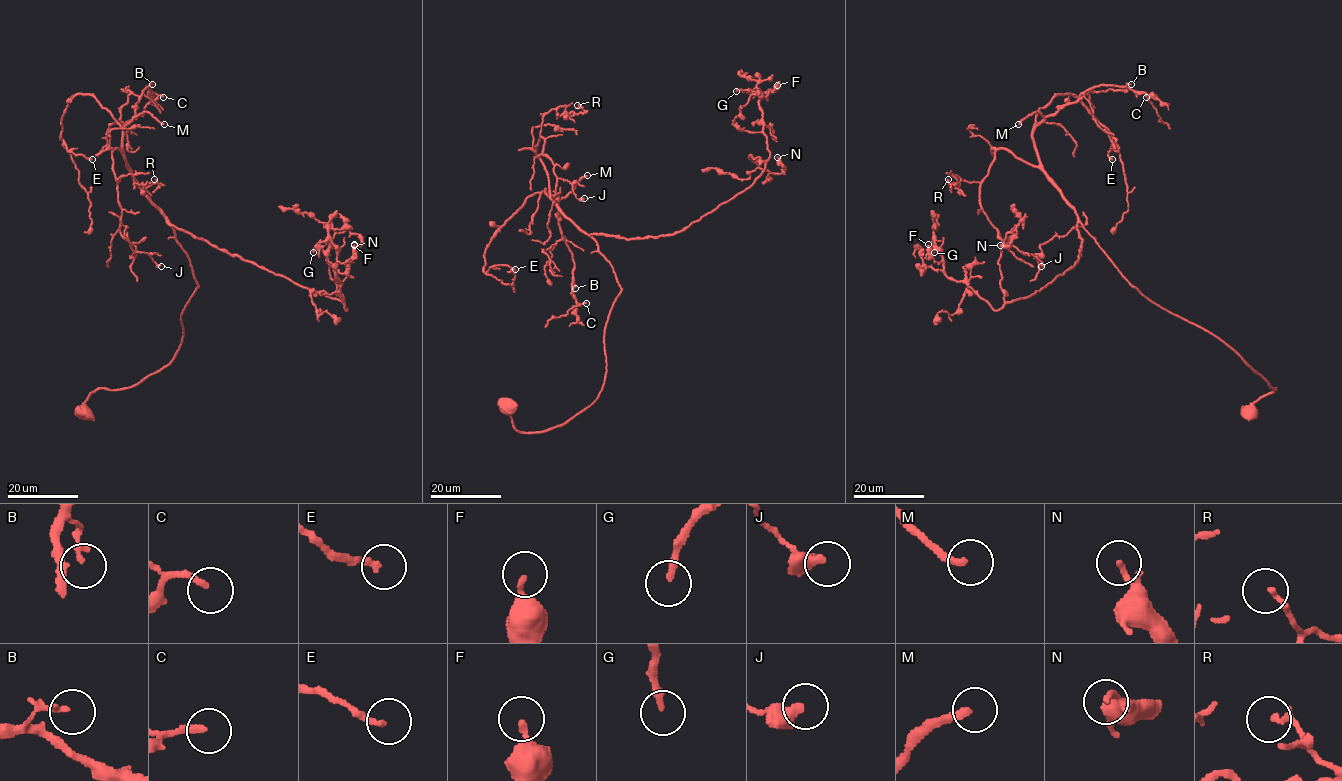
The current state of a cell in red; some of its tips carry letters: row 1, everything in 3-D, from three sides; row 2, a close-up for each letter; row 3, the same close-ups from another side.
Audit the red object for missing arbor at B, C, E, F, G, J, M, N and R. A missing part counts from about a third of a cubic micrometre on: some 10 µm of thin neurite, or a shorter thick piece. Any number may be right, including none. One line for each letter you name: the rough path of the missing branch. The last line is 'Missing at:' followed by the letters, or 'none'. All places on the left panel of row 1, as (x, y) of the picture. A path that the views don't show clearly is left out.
M: course (164, 124), (172, 128), (175, 150), (200, 182), (198, 192), (183, 211), (183, 226), (176, 243)
Missing at: C, E, G, M

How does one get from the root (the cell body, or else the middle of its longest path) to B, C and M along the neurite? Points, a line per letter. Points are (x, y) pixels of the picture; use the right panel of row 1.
B: (1251, 412), (1275, 388), (1216, 337), (1135, 288), (1040, 160), (1032, 130), (1047, 117), (1096, 86), (1131, 84)
C: (1251, 412), (1275, 388), (1125, 278), (1034, 144), (1037, 126), (1096, 86), (1146, 97)
M: (1251, 412), (1275, 388), (1125, 278), (1044, 171), (1032, 136), (1044, 117), (1033, 112), (1018, 124)

